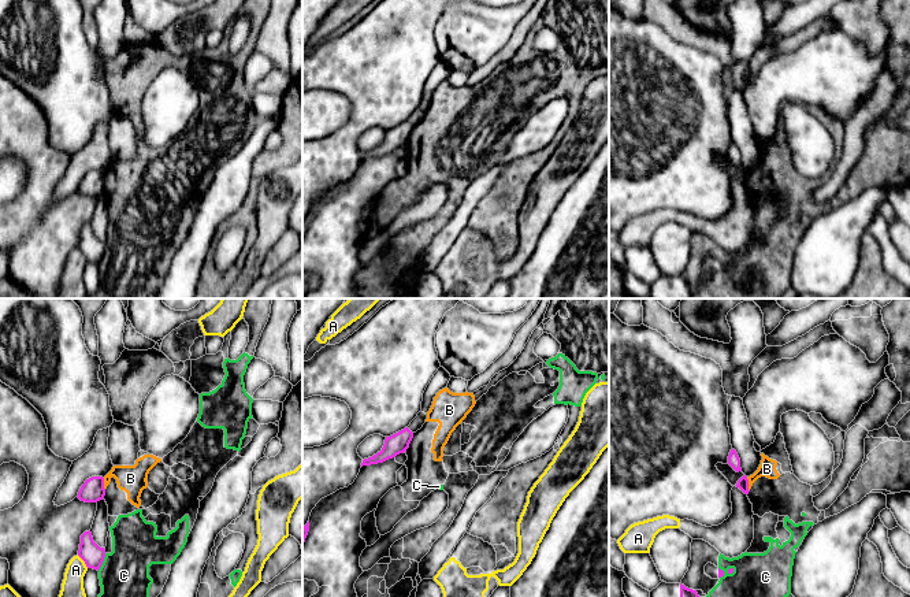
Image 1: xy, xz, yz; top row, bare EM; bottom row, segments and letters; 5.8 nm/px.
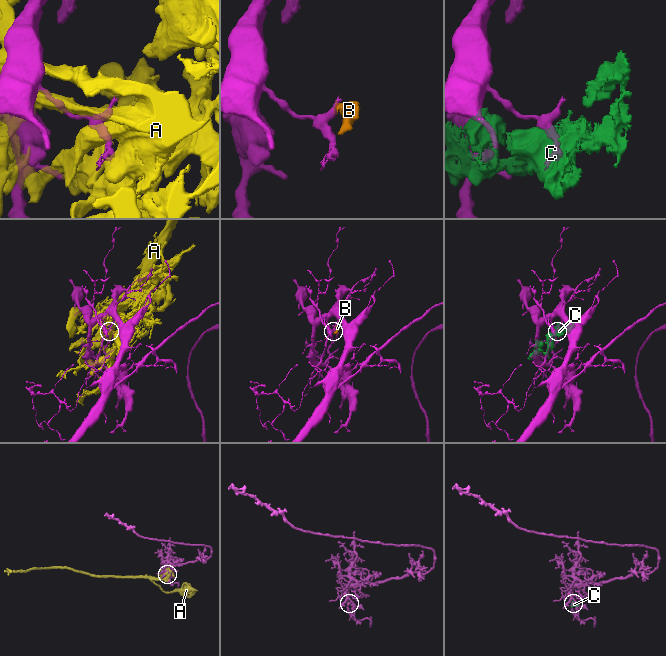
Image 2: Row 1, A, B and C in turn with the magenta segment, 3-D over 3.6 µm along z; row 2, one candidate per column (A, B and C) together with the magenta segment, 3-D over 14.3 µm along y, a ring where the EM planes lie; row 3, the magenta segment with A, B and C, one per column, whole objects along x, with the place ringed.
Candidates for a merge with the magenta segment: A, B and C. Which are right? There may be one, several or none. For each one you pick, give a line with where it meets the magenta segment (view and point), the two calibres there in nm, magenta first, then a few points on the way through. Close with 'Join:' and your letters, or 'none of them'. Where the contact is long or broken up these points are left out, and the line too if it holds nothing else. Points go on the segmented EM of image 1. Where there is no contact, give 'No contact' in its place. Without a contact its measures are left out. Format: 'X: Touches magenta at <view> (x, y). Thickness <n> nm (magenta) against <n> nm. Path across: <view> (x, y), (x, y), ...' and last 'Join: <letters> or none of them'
Join: none of them

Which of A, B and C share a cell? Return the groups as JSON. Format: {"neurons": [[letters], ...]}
{"neurons": [["A"], ["B", "C"]]}

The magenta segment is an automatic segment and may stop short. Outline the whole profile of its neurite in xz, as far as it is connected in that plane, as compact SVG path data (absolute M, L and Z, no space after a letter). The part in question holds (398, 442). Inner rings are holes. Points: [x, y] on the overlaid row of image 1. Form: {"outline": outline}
{"outline": "M408 427L390 437L386 437L382 450L374 455L372 457L364 459L361 467L383 463L389 459L395 457L400 453L406 452L412 438L413 433Z"}

